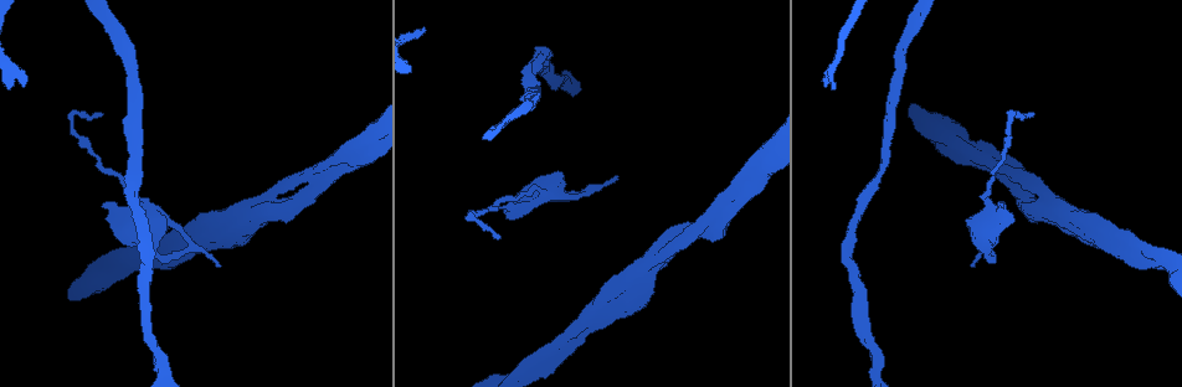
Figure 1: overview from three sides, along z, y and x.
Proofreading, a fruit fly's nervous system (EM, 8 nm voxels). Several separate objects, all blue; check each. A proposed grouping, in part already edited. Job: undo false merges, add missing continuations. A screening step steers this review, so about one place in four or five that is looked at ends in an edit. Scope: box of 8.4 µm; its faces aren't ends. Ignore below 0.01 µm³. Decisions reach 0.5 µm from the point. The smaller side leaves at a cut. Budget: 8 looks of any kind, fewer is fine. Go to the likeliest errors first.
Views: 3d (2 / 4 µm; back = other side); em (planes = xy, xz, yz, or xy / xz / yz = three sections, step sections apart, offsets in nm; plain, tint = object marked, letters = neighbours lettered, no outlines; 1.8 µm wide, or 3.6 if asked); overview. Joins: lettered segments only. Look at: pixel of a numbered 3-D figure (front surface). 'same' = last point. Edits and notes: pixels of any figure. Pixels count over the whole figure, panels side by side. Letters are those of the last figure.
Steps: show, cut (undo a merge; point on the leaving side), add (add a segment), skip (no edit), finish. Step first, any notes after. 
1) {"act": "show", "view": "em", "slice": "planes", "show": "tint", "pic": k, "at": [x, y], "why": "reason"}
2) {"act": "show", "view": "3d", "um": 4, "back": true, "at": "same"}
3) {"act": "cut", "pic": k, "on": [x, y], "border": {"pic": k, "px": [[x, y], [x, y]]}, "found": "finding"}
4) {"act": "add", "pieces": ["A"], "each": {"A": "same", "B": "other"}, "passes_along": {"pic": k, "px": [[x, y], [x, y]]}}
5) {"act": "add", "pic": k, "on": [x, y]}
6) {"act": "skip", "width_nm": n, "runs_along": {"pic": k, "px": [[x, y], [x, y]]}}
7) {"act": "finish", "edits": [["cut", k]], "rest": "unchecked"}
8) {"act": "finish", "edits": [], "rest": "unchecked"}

{"act": "show", "view": "em", "slice": "xy", "step": 16, "show": "letters", "pic": 1, "at": [1002, 208], "why": "free end"}

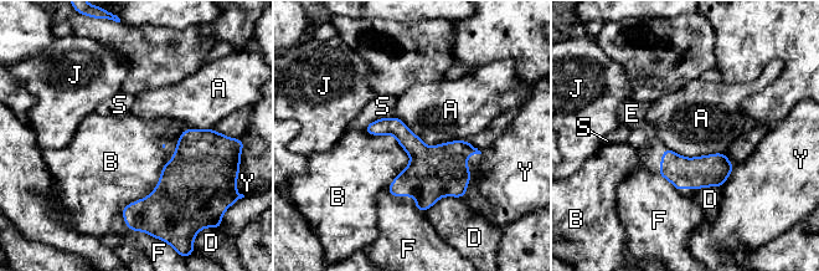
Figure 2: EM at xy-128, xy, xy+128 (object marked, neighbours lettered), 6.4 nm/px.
{"act": "add", "pieces": ["E"], "each": {"A": "other", "B": "other", "D": "other", "E": "same", "F": "other", "J": "other", "S": "other", "Y": "other"}, "passes_along": {"pic": 2, "px": [[684, 173], [662, 160], [643, 136]]}, "found": "the neuron continues"}

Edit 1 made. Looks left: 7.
{"act": "show", "view": "3d", "um": 4, "pic": 1, "at": [1025, 199], "why": "branch point"}

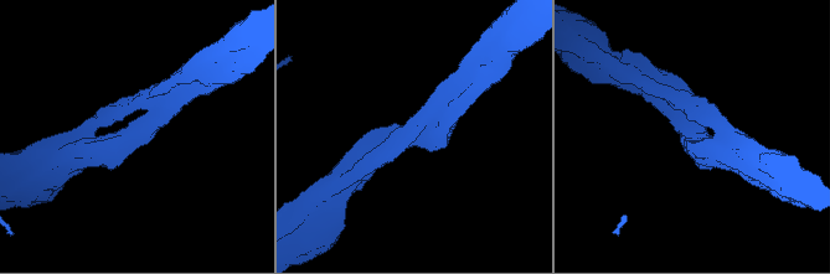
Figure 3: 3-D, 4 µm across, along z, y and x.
{"act": "show", "view": "em", "um": 3.6, "slice": "xy", "step": 8, "show": "letters", "pic": 3, "at": [129, 134], "why": "now the EM"}

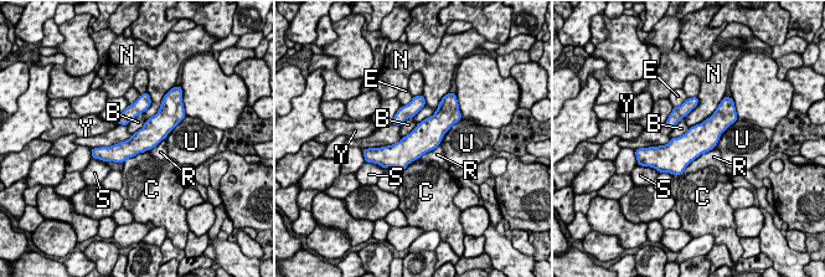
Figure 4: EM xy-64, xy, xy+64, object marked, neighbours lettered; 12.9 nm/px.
{"act": "show", "view": "em", "um": 3.6, "slice": "planes", "show": "letters", "at": "same"}

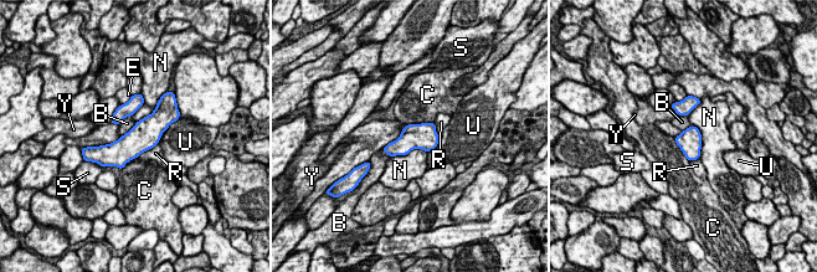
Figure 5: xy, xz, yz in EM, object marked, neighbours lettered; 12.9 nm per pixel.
{"act": "skip", "width_nm": 320, "longest_contact_nm": ["N", 480], "each": {"B": "other", "C": "other", "E": "other", "N": "other", "R": "other", "S": "other", "U": "other", "Y": "other"}, "found": "continuous, no second neuron"}

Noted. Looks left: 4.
{"act": "show", "view": "em", "slice": "planes", "show": "letters", "pic": 1, "at": [498, 240], "why": "branch stops here"}

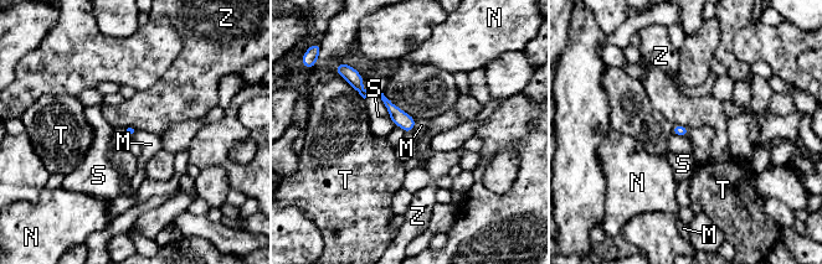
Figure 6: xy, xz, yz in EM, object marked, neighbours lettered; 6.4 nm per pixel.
{"act": "skip", "each": {"M": "other", "N": "other", "S": "other", "T": "other", "Z": "other"}, "border": {"pic": 6, "px": [[416, 120], [411, 132]]}, "found": "no lettered segment goes on from it"}

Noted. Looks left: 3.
{"act": "finish", "edits": [["add", 2]], "rest": "unchecked"}

